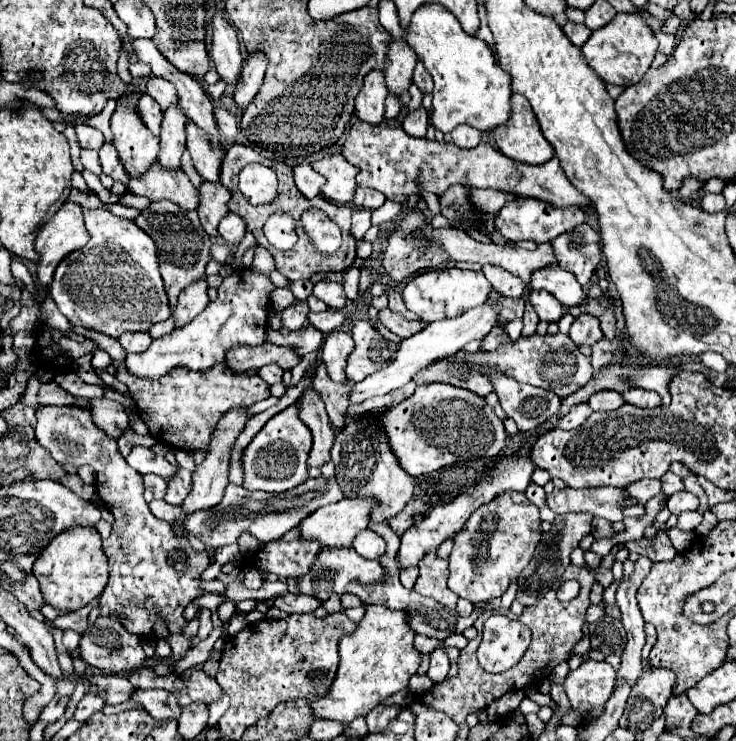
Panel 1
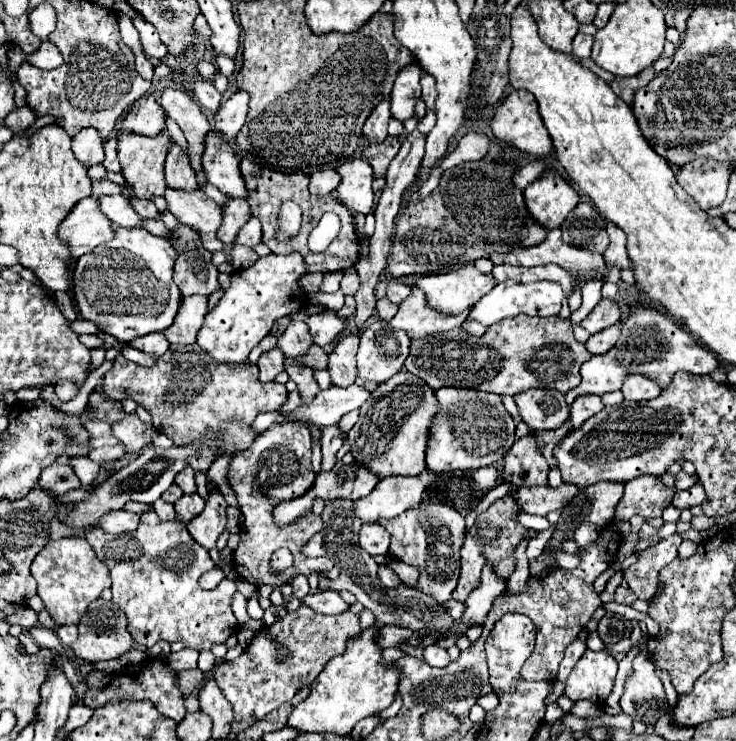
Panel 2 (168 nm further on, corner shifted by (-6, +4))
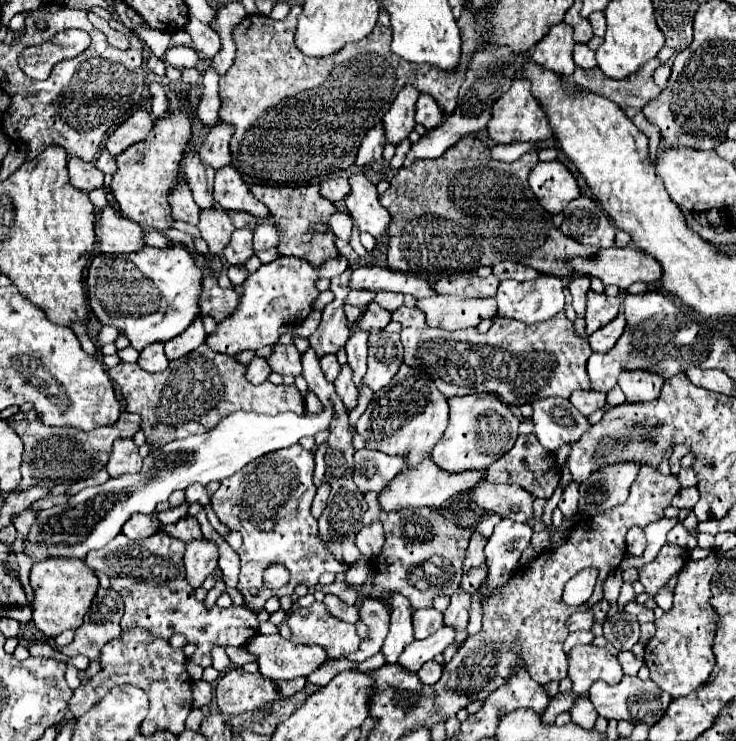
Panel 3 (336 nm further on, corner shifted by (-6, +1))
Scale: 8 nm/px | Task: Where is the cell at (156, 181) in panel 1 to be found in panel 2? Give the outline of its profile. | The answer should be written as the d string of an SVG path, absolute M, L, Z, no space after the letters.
M167 189L165 201L169 211L183 223L193 227L201 235L201 243L209 251L223 251L225 243L217 239L217 227L221 227L221 207L211 201L203 191L177 191Z

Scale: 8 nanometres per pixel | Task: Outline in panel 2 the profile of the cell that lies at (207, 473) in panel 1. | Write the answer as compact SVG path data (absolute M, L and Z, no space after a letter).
M213 491L209 493L203 513L195 517L191 523L187 523L187 531L207 551L215 549L219 535L225 531L225 507L227 501L223 499L223 495L219 491Z

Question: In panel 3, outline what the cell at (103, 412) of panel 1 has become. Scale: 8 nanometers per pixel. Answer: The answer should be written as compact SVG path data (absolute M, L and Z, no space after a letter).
M119 438L113 444L113 452L107 464L109 476L125 474L125 472L135 472L141 468L141 456L139 456L139 446L131 438Z

